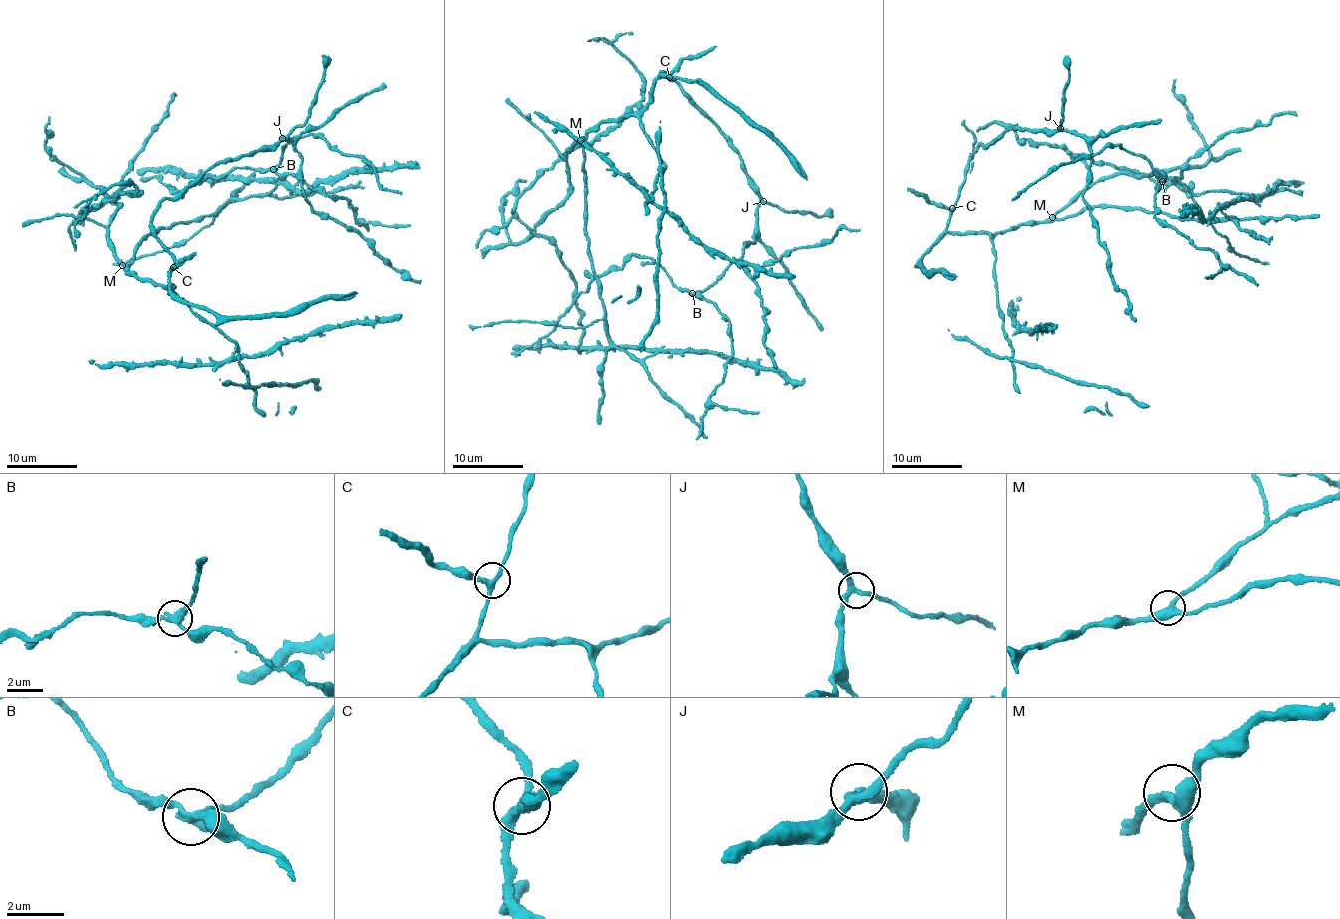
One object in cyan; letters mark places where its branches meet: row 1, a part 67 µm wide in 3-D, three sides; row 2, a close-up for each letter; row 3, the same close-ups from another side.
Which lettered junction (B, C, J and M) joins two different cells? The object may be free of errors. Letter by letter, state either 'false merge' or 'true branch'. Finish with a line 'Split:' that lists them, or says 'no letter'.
B: false merge
C: true branch
J: true branch
M: true branch
Split: B

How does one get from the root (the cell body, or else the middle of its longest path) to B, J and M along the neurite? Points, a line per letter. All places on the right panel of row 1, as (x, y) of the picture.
B: (1153, 211), (1234, 221), (1223, 208), (1286, 186), (1193, 193), (1154, 169), (1162, 181)
J: (1153, 211), (1097, 204), (994, 234), (946, 229), (978, 145), (1011, 128), (1060, 128)
M: (1153, 211), (1097, 204), (1084, 206), (1061, 219), (1052, 217)

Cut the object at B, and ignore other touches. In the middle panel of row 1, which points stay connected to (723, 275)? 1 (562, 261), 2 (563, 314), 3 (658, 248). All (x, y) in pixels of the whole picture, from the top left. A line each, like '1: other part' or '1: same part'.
1: other part
2: same part
3: other part

